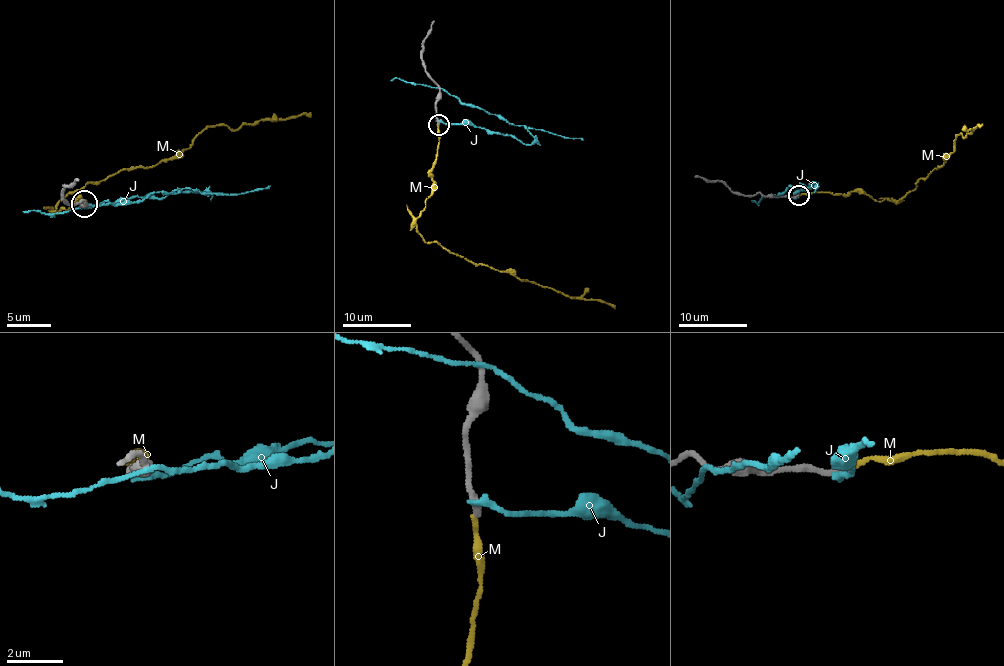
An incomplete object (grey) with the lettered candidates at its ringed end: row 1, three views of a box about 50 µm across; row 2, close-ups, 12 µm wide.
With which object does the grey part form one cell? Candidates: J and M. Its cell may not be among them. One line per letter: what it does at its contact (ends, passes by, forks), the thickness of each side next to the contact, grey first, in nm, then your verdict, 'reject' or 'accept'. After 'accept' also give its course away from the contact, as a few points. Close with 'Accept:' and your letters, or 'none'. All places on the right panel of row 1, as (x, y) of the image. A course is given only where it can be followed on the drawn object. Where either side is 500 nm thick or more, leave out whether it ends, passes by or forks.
J: it ends; calibres 320 and 240 nm; reject
M: it ends; calibres 280 and 170 nm; reject
Accept: none

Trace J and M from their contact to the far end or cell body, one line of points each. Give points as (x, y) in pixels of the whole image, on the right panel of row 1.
J: (795, 197), (800, 189), (807, 190), (809, 185), (818, 187), (799, 183), (778, 195), (754, 201)
M: (799, 195), (866, 192), (878, 201), (895, 201), (941, 166), (960, 134), (963, 137), (982, 123)

